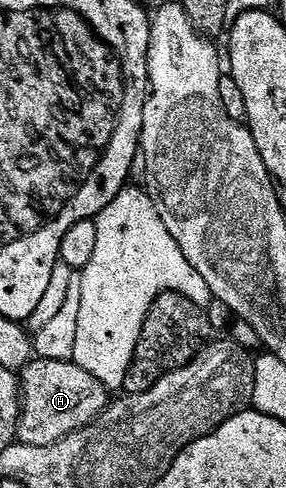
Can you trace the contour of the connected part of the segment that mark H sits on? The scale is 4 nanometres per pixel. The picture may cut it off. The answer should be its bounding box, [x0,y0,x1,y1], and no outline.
[16,360,108,447]

